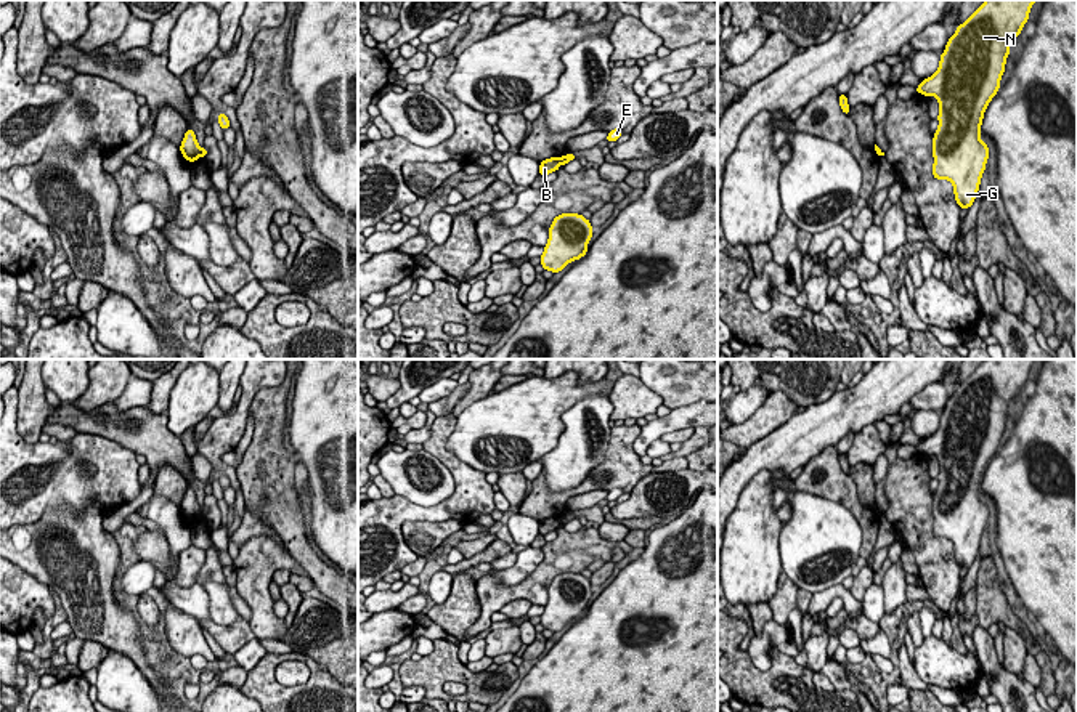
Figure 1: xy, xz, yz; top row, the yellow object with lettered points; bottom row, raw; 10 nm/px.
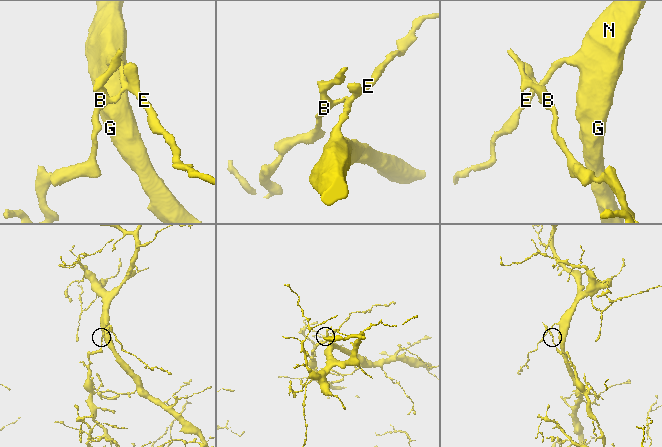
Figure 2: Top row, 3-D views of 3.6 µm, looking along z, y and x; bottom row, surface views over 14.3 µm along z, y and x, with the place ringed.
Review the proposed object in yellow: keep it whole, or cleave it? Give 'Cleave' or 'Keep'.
Cleave

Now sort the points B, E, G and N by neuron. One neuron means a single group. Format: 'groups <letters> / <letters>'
groups B / E G N

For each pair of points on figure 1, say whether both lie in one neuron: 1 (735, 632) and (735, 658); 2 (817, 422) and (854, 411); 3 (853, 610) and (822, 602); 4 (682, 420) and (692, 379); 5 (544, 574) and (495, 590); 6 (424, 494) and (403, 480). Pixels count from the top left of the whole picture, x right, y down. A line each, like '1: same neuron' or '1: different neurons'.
1: same neuron
2: same neuron
3: same neuron
4: different neurons
5: same neuron
6: same neuron

